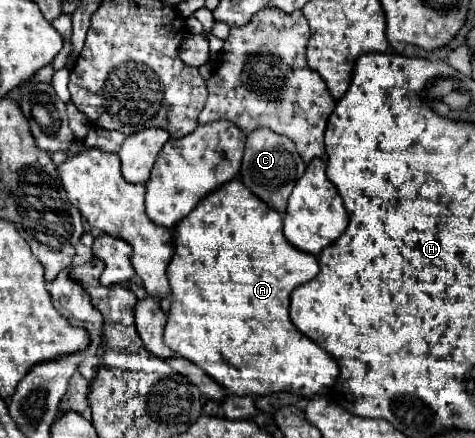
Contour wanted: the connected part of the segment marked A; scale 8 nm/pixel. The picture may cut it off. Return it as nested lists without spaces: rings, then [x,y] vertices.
[[[232,180],[228,184],[224,184],[222,188],[218,188],[216,192],[208,194],[198,208],[194,208],[186,220],[178,222],[178,226],[174,228],[174,236],[176,236],[176,254],[168,266],[168,280],[170,280],[170,288],[172,288],[172,308],[168,314],[168,324],[166,324],[166,332],[164,332],[164,342],[170,350],[174,350],[176,354],[184,356],[186,360],[194,362],[196,366],[200,366],[210,378],[214,378],[220,386],[224,386],[226,390],[238,394],[238,396],[268,396],[272,392],[292,392],[298,394],[302,398],[312,398],[312,396],[320,396],[320,394],[328,394],[330,388],[334,386],[340,370],[338,370],[338,362],[334,360],[334,356],[330,356],[326,350],[322,350],[318,344],[314,344],[310,338],[306,338],[304,334],[300,334],[296,330],[296,326],[292,324],[290,316],[288,316],[288,306],[290,306],[290,292],[298,286],[298,284],[306,284],[310,282],[316,274],[318,274],[318,260],[294,246],[290,246],[290,242],[284,240],[282,234],[282,216],[276,210],[270,210],[266,206],[266,202],[262,202],[260,198],[254,198],[254,194],[250,194],[250,190],[246,190],[246,186],[242,186],[240,180]]]

